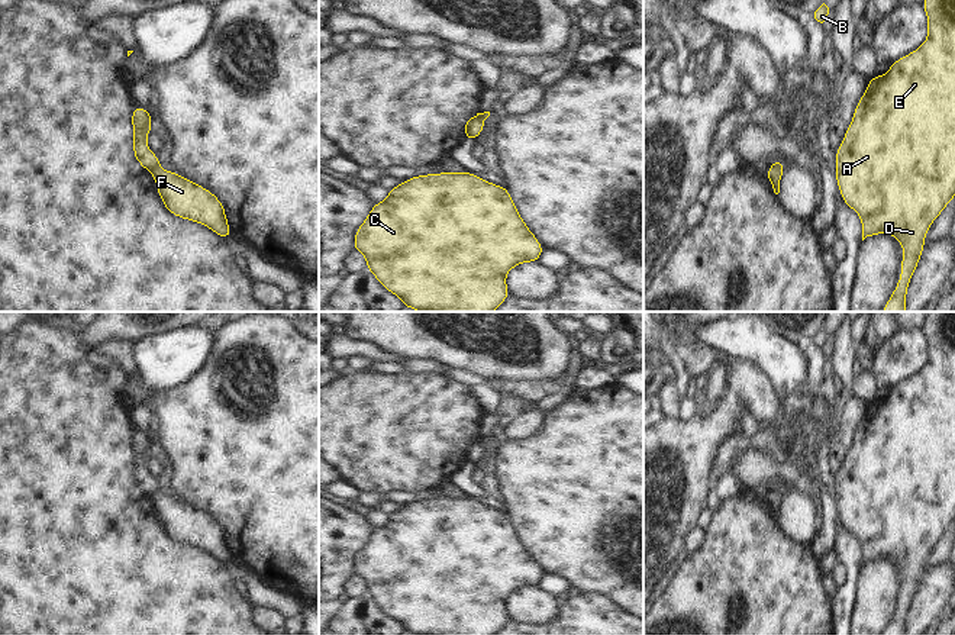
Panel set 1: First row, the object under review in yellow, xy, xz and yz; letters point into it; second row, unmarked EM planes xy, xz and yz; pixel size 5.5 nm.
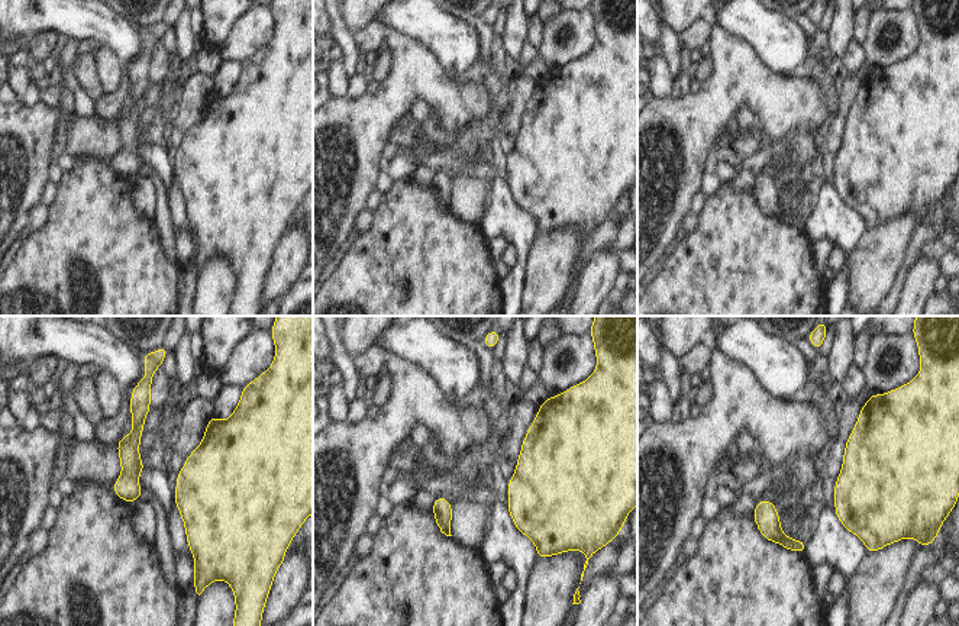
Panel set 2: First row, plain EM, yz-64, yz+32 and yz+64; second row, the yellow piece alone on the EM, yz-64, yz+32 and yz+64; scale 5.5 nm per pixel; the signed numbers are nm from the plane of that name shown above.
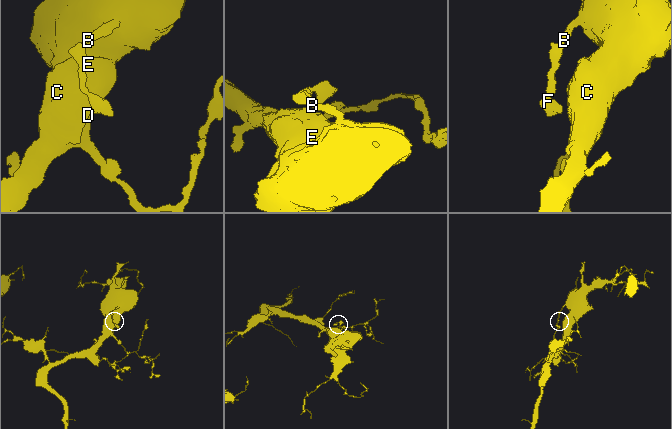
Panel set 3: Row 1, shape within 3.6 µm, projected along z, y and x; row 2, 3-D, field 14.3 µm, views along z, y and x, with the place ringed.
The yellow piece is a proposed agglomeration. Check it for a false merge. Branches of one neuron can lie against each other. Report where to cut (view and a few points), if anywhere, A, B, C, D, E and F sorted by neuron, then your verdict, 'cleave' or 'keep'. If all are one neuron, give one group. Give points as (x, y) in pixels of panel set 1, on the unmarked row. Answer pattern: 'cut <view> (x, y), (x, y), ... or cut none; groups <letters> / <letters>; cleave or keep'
cut xy (158, 490), (152, 497); groups A B C D E / F; cleave

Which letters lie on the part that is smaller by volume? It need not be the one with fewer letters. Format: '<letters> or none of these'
F

